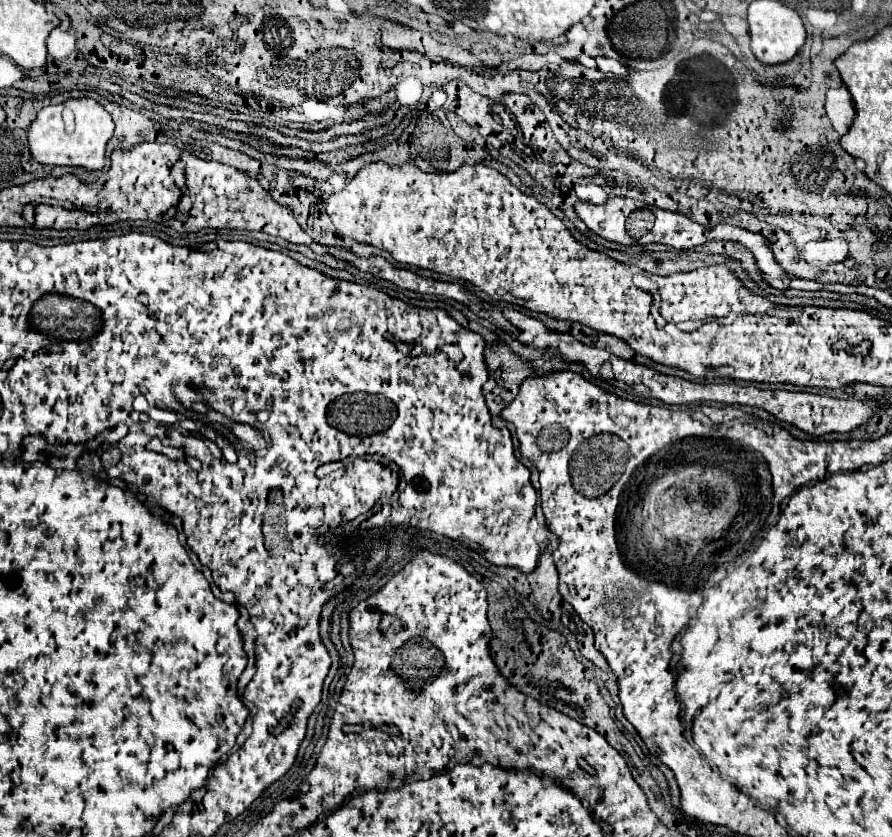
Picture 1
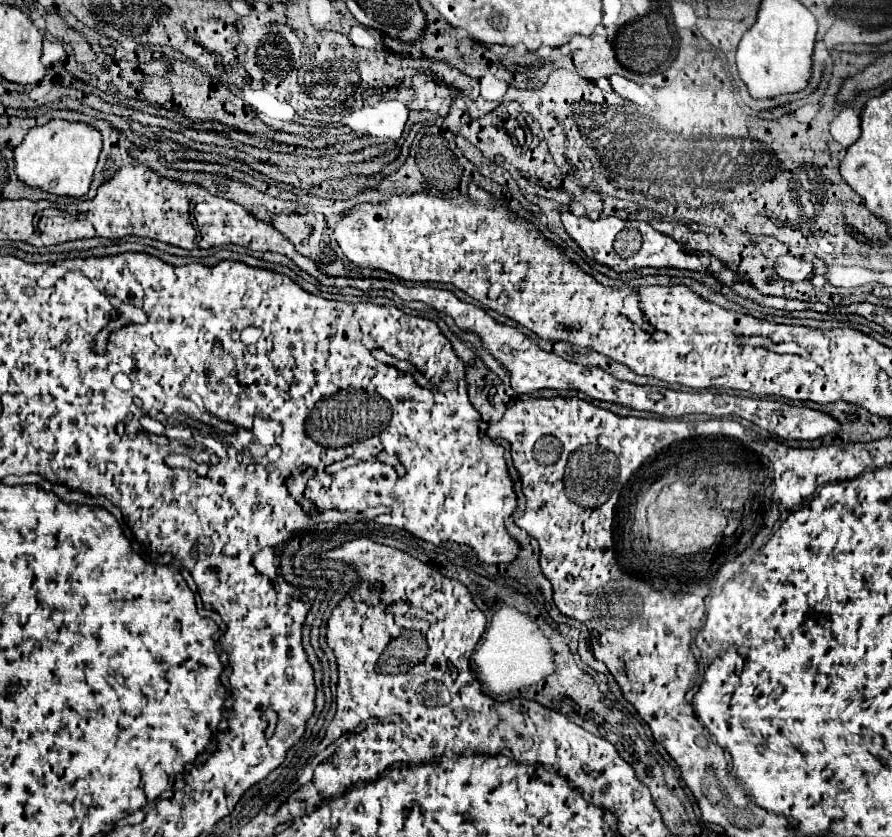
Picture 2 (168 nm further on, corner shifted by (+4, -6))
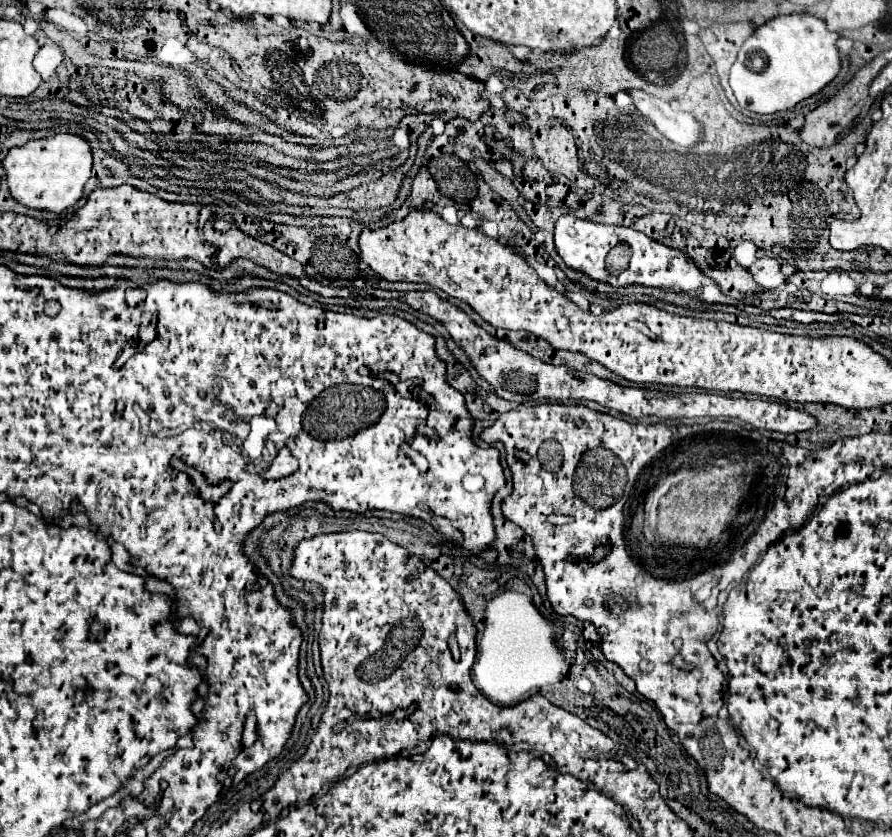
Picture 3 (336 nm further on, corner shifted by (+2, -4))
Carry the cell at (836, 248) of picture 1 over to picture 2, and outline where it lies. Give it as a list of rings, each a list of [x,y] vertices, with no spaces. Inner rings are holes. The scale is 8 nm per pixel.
[[[779,256],[775,260],[775,272],[779,278],[783,280],[791,280],[791,282],[801,282],[801,280],[809,280],[813,276],[813,266],[809,262],[805,262],[803,258],[793,258],[793,256]]]

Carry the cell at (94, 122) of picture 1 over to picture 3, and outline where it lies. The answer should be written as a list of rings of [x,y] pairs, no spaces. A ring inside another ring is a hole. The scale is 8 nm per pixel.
[[[57,132],[53,136],[29,140],[23,146],[11,148],[3,160],[3,168],[7,172],[9,190],[15,200],[29,208],[51,210],[59,214],[83,198],[83,188],[91,178],[93,152],[81,134]]]

